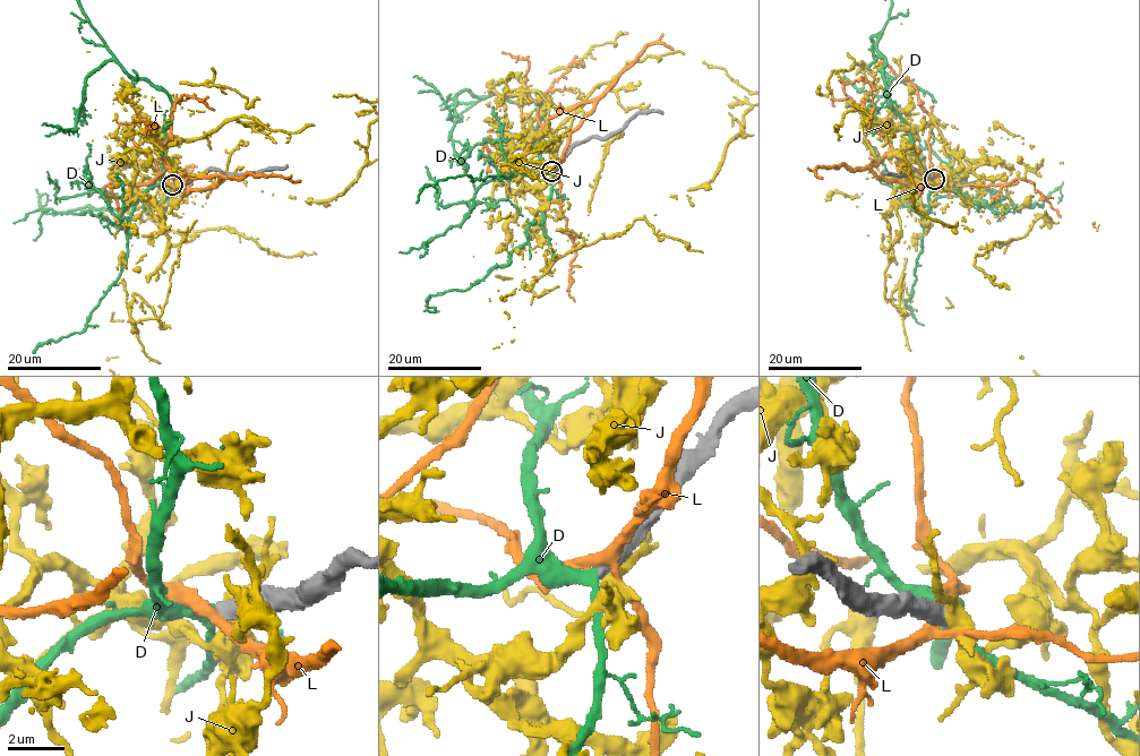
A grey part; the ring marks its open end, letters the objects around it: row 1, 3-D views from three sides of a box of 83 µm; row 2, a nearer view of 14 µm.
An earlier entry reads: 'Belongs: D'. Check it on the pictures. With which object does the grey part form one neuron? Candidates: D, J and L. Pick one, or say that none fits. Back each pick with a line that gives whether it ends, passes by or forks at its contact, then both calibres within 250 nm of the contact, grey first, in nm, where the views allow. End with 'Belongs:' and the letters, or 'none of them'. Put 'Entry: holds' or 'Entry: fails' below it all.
D: it passes by; 500 nm thick on the grey side, 360 nm on the other
Belongs: D
Entry: holds

